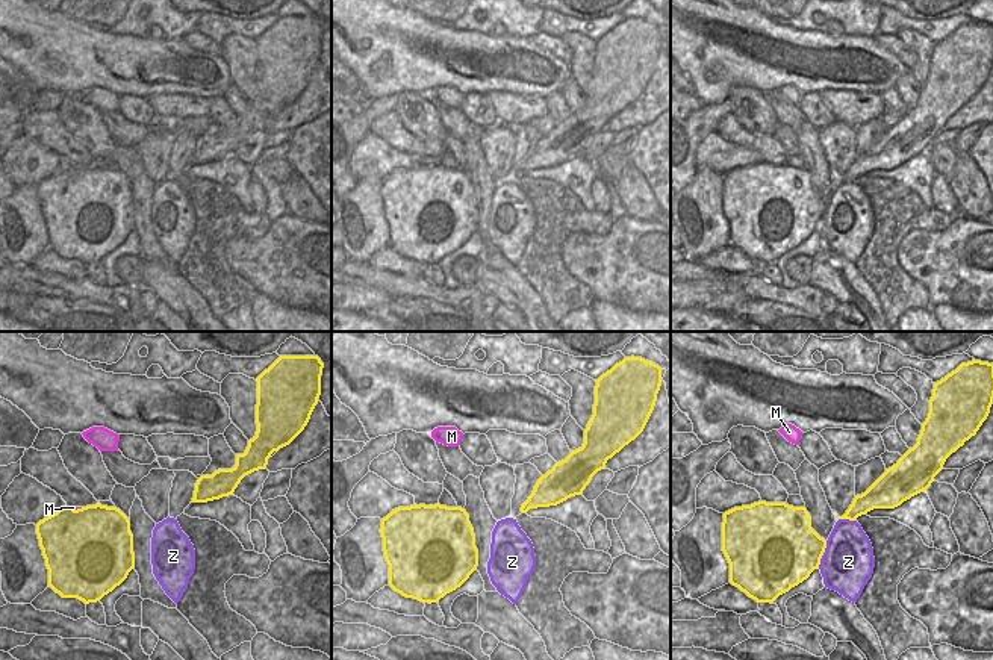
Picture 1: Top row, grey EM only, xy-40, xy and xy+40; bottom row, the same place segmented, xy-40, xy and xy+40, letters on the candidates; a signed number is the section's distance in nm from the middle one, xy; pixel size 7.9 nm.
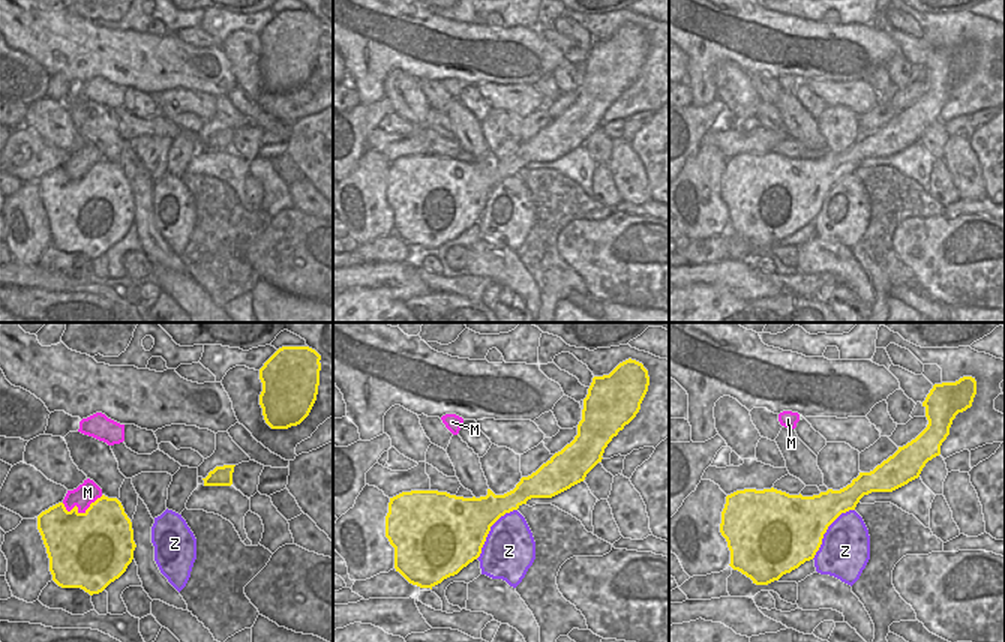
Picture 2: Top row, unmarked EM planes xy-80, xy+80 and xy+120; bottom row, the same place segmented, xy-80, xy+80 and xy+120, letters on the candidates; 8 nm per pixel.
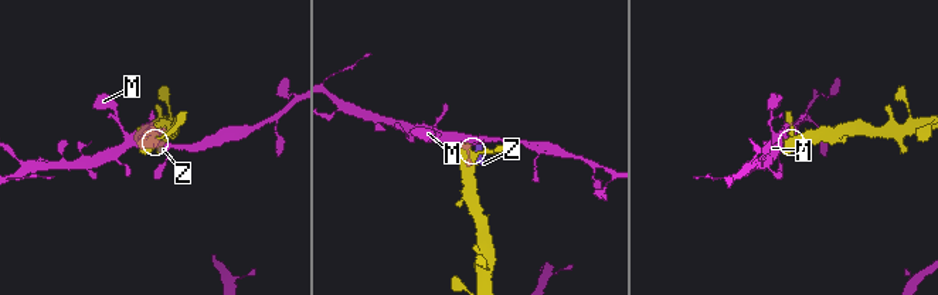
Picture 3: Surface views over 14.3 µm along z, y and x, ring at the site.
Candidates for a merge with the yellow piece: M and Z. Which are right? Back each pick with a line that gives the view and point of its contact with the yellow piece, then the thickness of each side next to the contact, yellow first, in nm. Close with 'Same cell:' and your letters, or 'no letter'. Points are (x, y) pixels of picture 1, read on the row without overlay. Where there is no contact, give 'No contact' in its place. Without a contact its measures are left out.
Same cell: no letter.

